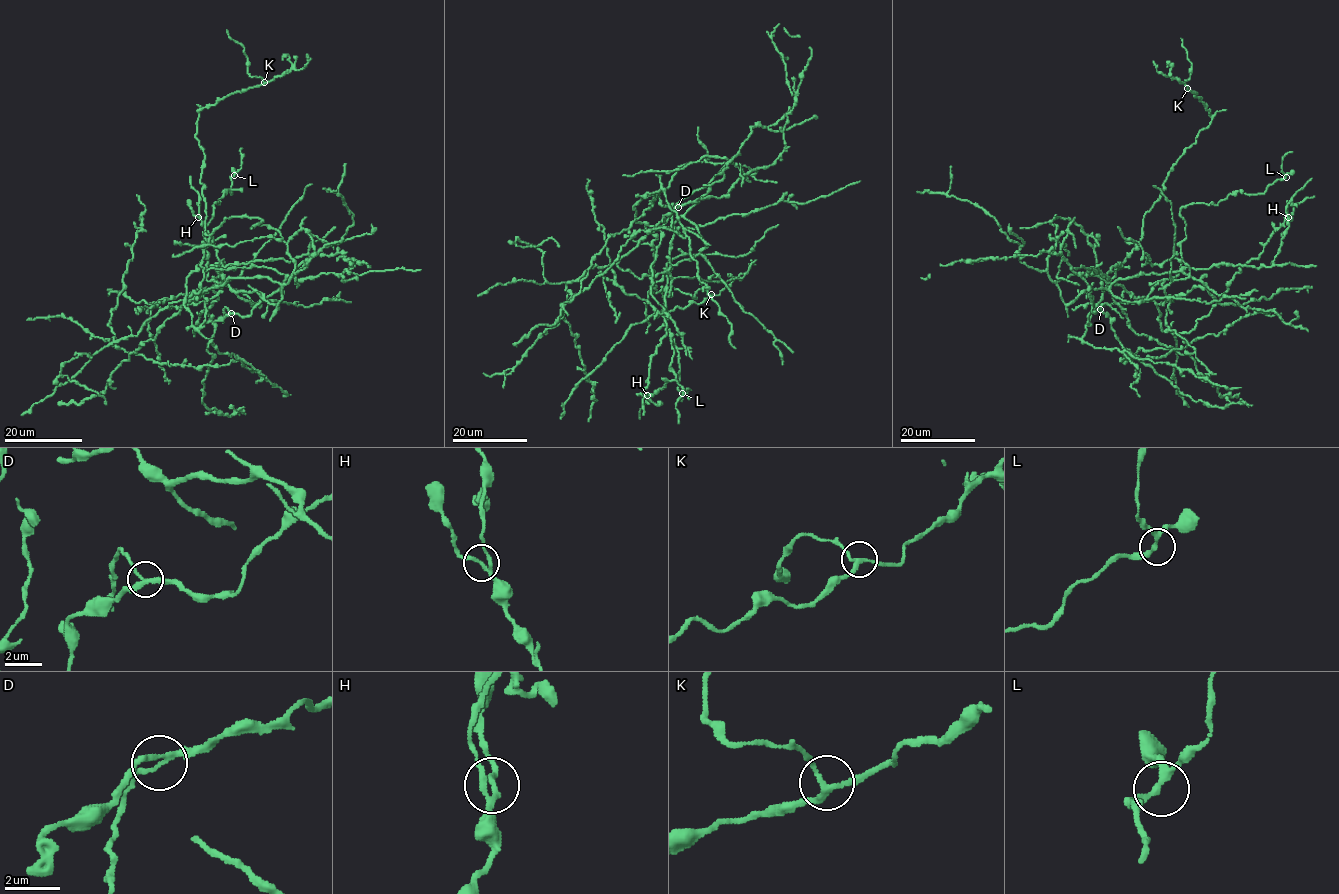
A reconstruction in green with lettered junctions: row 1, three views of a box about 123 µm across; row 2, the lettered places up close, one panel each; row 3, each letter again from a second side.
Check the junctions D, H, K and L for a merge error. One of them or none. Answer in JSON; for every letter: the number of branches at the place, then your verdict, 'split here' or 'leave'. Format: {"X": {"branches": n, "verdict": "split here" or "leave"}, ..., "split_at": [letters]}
{"D": {"branches": 3, "verdict": "split here"}, "H": {"branches": 3, "verdict": "leave"}, "K": {"branches": 3, "verdict": "leave"}, "L": {"branches": 3, "verdict": "leave"}, "split_at": ["D"]}

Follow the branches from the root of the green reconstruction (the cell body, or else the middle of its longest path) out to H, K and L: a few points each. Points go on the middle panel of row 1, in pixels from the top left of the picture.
H: (617, 234), (683, 165), (739, 155), (673, 224), (664, 319), (675, 379), (647, 395)
K: (617, 234), (584, 288), (641, 230), (685, 237), (661, 189), (633, 207), (656, 237), (646, 315), (711, 294)
L: (617, 234), (683, 165), (739, 155), (684, 216), (705, 248), (651, 288), (661, 287), (682, 393)

